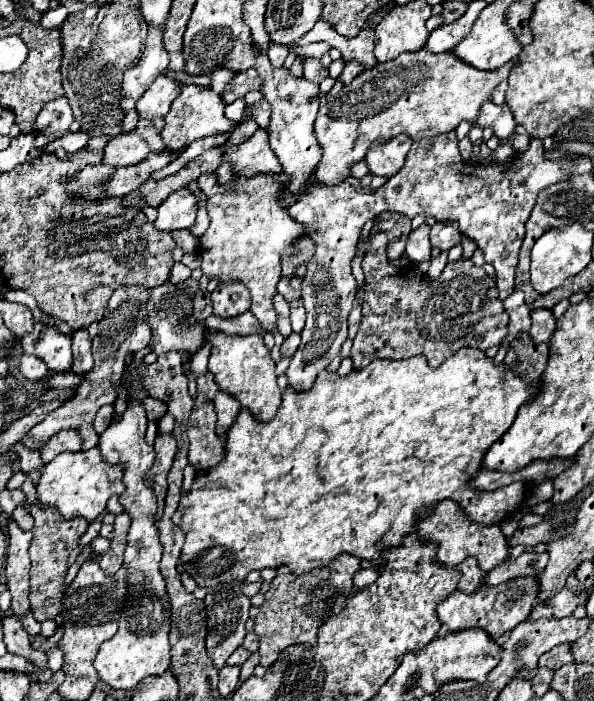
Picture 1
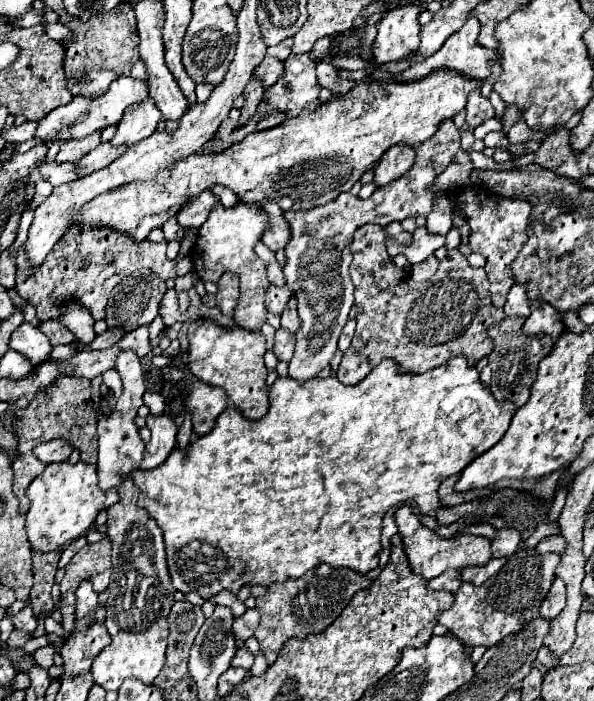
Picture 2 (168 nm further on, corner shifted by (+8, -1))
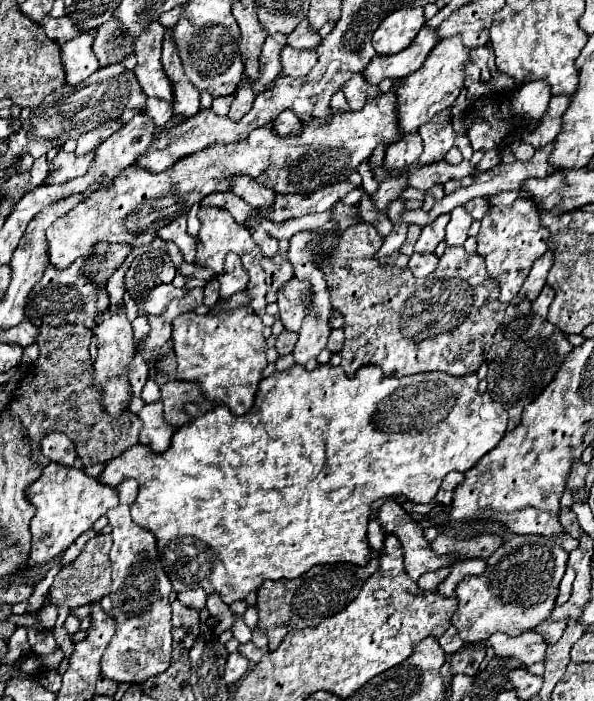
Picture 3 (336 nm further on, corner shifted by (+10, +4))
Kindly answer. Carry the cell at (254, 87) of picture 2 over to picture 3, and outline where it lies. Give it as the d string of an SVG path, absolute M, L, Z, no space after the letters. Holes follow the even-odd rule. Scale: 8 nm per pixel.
M276 33L274 37L268 37L262 45L258 63L260 63L260 75L258 79L250 79L250 87L252 91L258 95L262 89L266 89L266 85L270 81L274 81L276 75L282 75L280 71L280 61L278 61L278 53L280 49L286 45L286 35Z

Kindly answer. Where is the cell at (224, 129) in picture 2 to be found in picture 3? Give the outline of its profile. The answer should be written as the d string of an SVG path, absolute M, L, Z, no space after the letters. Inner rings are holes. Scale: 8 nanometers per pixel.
M242 81L242 83L238 85L238 89L236 89L236 99L234 99L232 107L230 107L228 117L230 117L232 121L240 121L240 119L250 111L252 101L254 101L254 93L250 93L248 81Z

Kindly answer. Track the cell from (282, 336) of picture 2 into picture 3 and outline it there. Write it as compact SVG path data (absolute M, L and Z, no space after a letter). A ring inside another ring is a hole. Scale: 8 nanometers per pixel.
M284 329L284 331L278 335L278 339L276 339L276 351L278 351L278 355L288 355L288 353L292 353L296 341L298 341L298 335Z

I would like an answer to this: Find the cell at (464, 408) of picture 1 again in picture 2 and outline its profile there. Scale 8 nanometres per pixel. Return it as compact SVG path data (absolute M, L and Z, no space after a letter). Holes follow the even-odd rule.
M456 356L448 360L444 366L438 366L434 370L428 370L424 374L398 374L398 364L394 360L382 360L378 366L372 368L372 372L356 386L342 384L336 376L330 378L312 378L306 382L294 380L290 376L278 378L270 392L270 408L264 418L260 420L248 420L244 418L234 406L228 406L224 414L216 420L214 430L208 436L196 438L192 444L188 444L184 450L176 448L168 460L160 468L152 470L134 470L130 478L140 488L140 508L148 510L148 514L158 522L164 540L166 540L166 558L168 558L168 570L170 578L176 590L180 592L192 592L196 590L204 600L216 596L222 590L230 590L238 594L242 586L270 586L272 582L284 582L288 578L300 578L308 570L316 568L318 564L326 562L330 566L346 566L360 574L366 574L378 566L378 556L382 552L380 544L380 530L382 530L382 518L384 514L396 506L410 500L416 500L418 508L426 516L434 516L440 508L438 500L438 486L444 478L462 472L474 458L490 450L508 430L510 420L514 416L514 406L510 402L498 402L490 394L490 388L480 384L480 374L476 368L470 368L464 356Z

